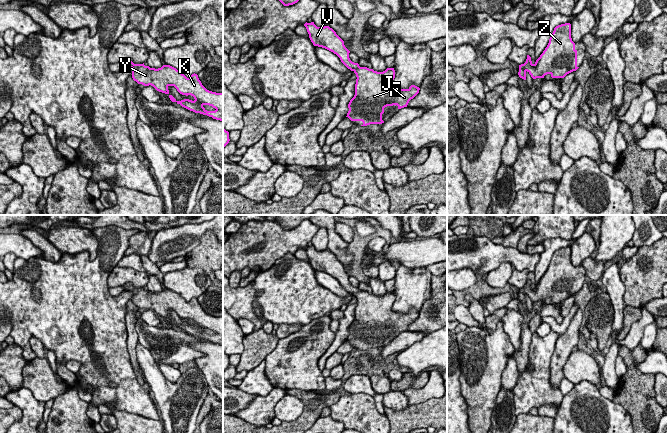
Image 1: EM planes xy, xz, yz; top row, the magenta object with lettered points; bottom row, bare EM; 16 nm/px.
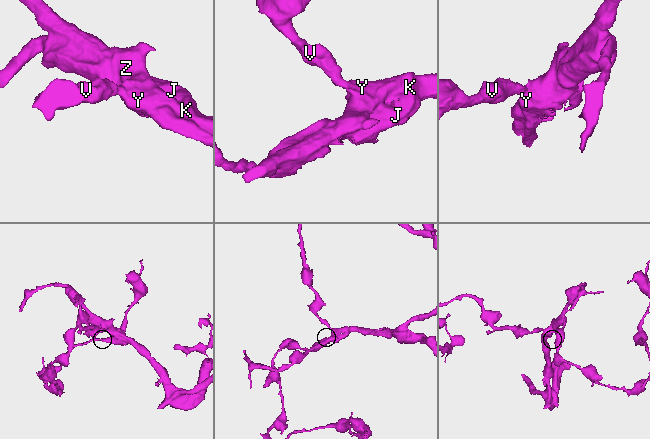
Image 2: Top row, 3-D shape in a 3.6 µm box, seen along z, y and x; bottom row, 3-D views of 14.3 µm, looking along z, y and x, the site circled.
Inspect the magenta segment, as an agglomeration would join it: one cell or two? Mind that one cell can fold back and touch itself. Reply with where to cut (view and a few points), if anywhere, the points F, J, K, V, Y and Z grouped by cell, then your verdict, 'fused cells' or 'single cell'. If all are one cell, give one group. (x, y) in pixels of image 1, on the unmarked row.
cut none; groups F J K V Y Z; single cell

